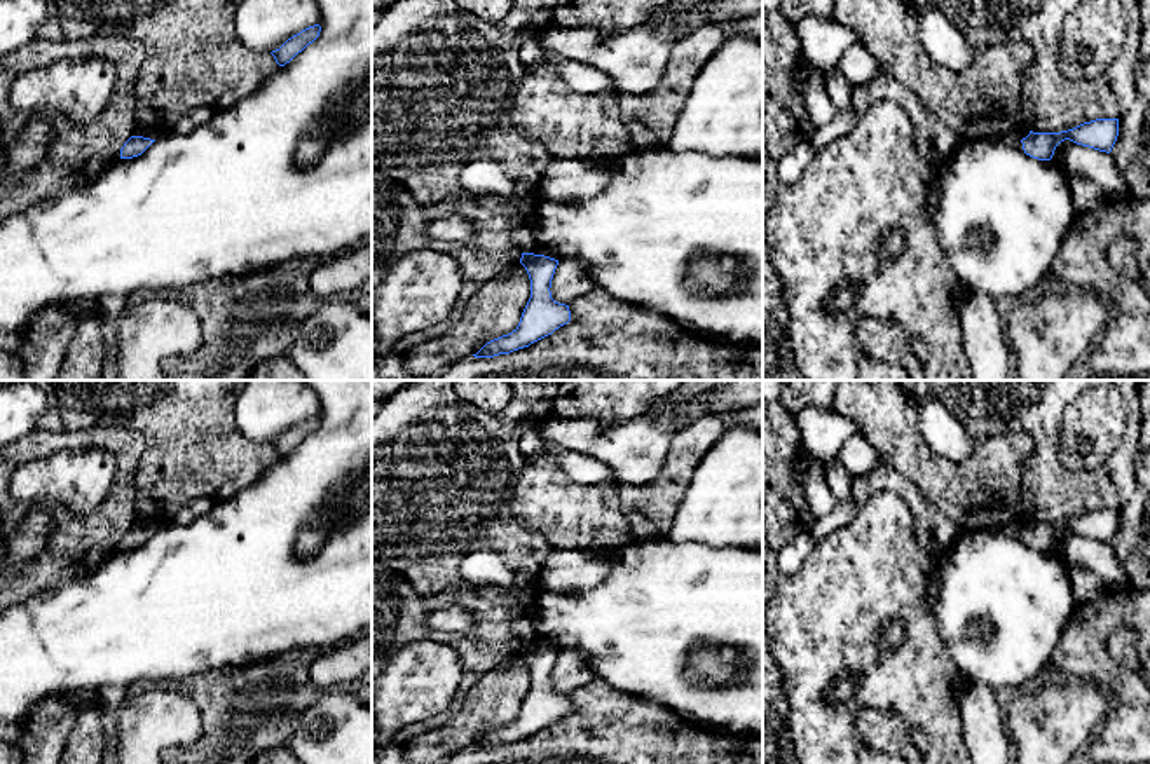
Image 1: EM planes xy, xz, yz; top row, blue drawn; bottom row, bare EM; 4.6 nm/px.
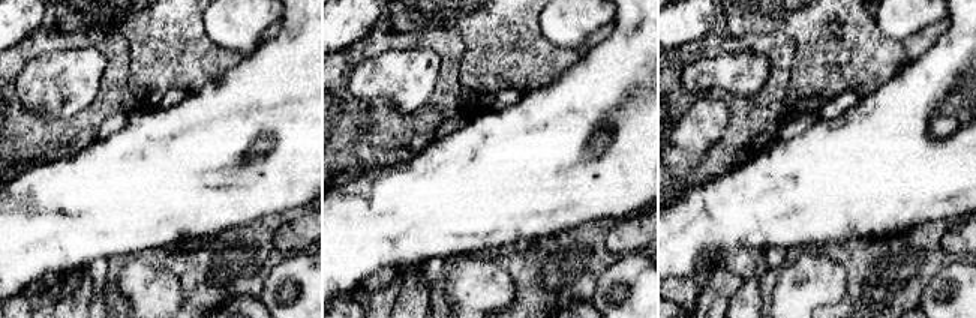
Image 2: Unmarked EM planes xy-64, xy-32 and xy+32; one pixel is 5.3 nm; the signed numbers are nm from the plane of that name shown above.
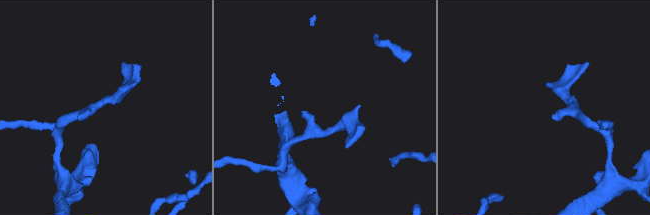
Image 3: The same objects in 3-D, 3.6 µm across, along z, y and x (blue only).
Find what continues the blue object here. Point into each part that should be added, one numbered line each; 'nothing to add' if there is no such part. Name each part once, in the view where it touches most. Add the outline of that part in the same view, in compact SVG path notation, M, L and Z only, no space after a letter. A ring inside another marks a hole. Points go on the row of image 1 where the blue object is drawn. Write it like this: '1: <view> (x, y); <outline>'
1: xz (522, 236); M529 220L518 225L511 234L511 242L520 246L524 253L544 255L553 258L548 249L541 248L531 230Z

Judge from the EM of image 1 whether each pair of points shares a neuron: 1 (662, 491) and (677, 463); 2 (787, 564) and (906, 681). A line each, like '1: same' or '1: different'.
1: same
2: different

